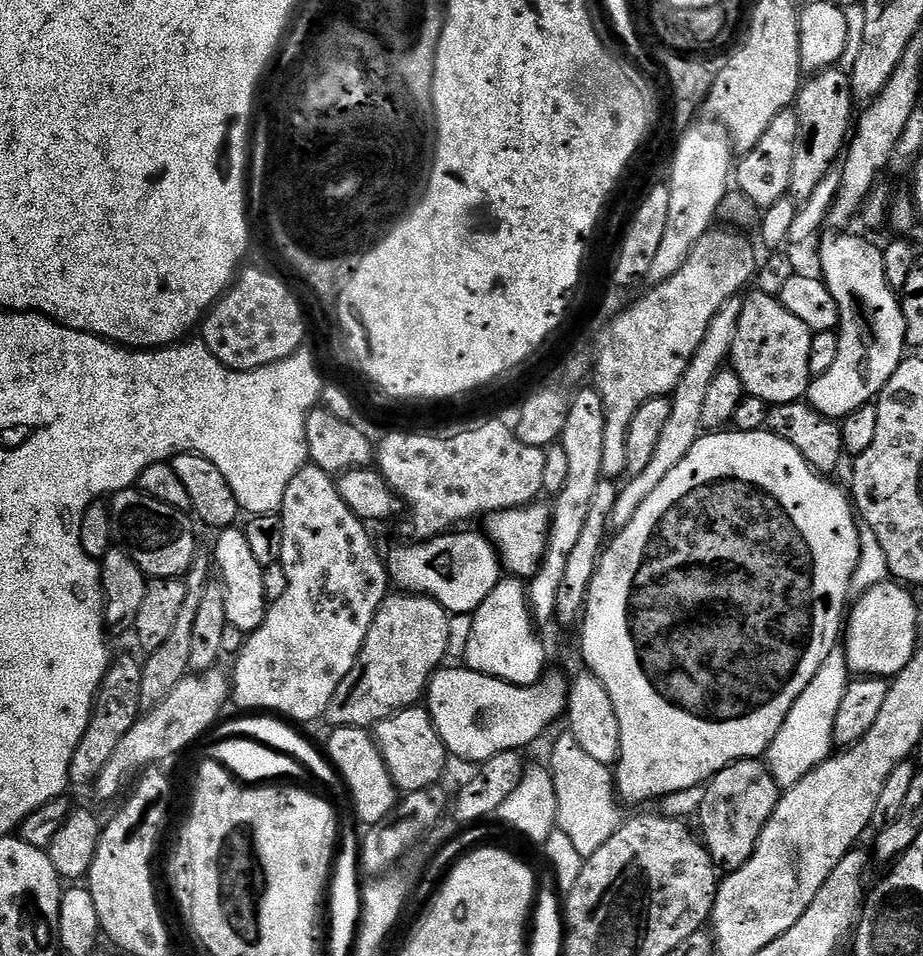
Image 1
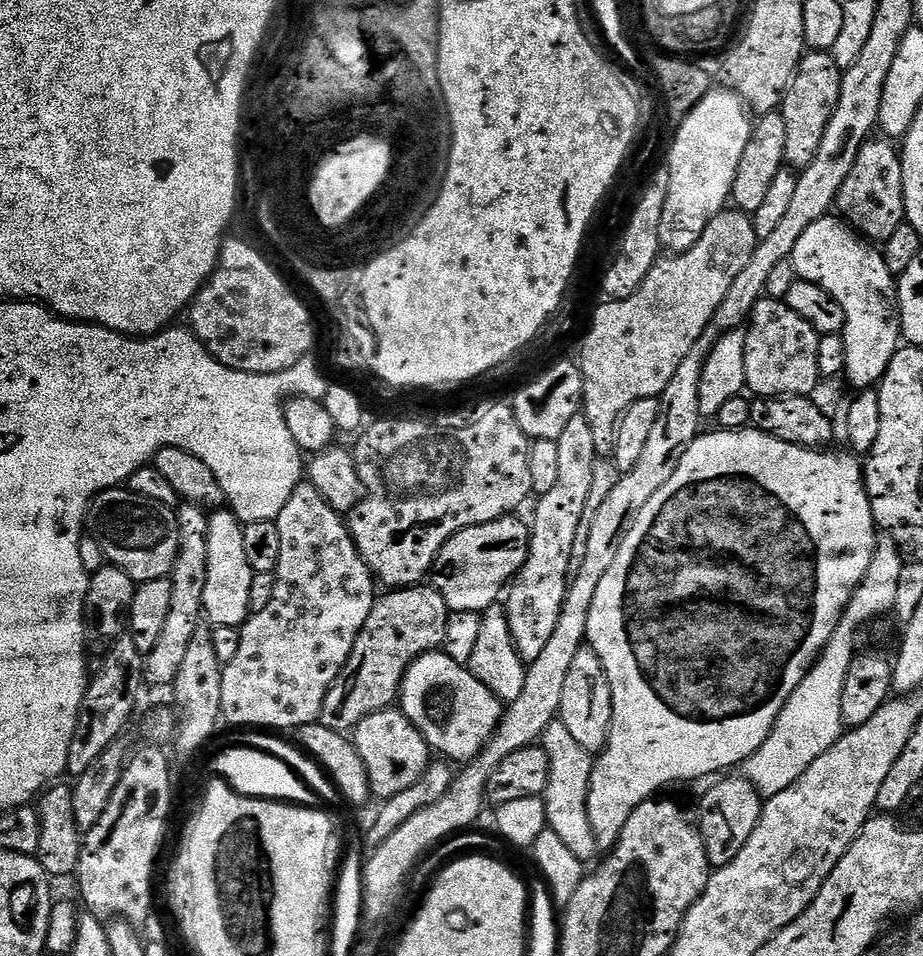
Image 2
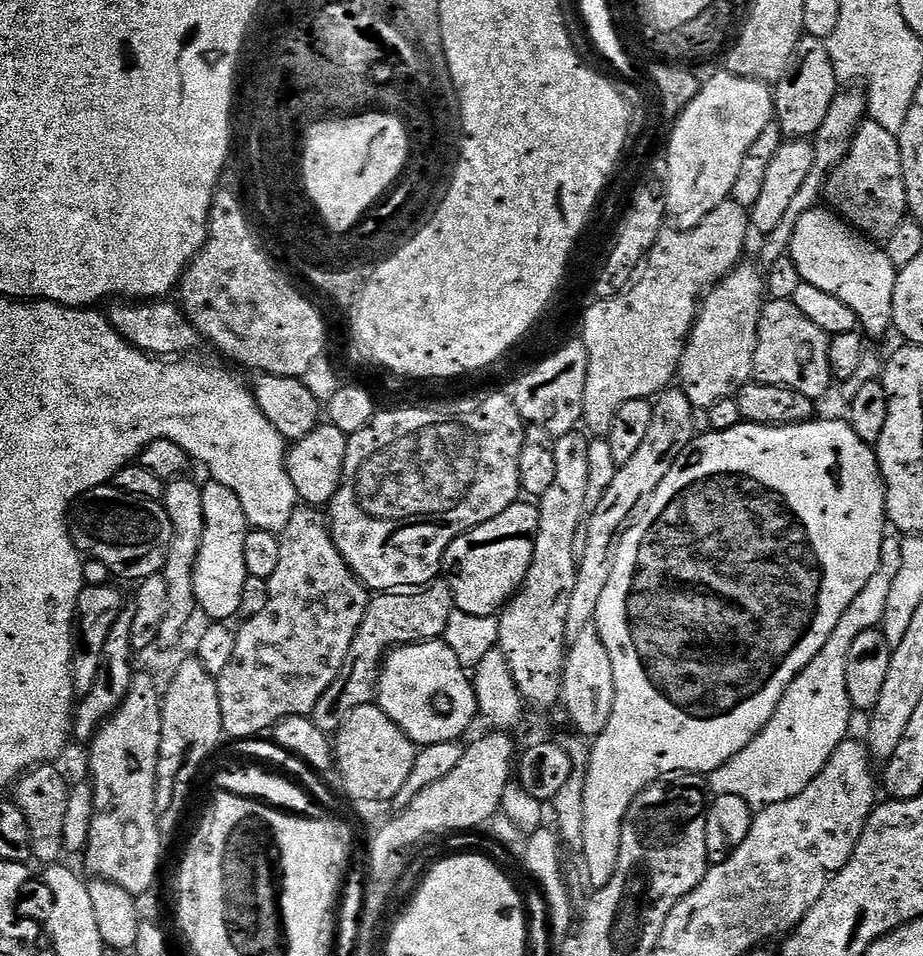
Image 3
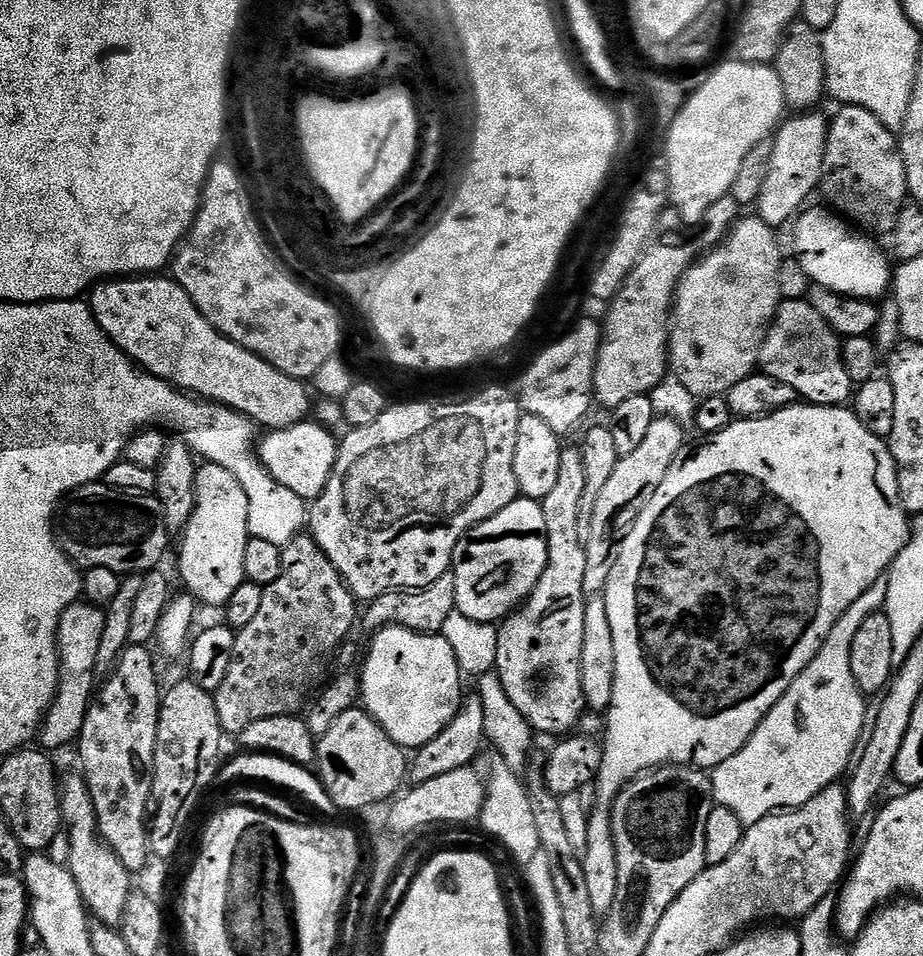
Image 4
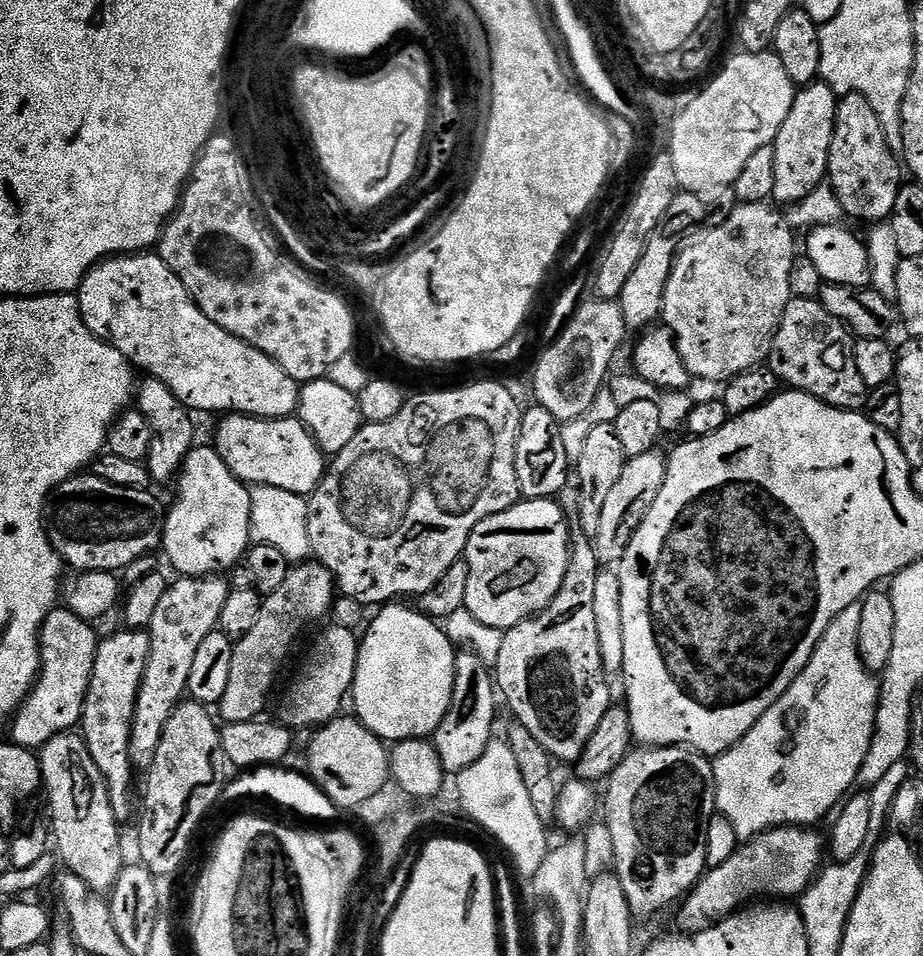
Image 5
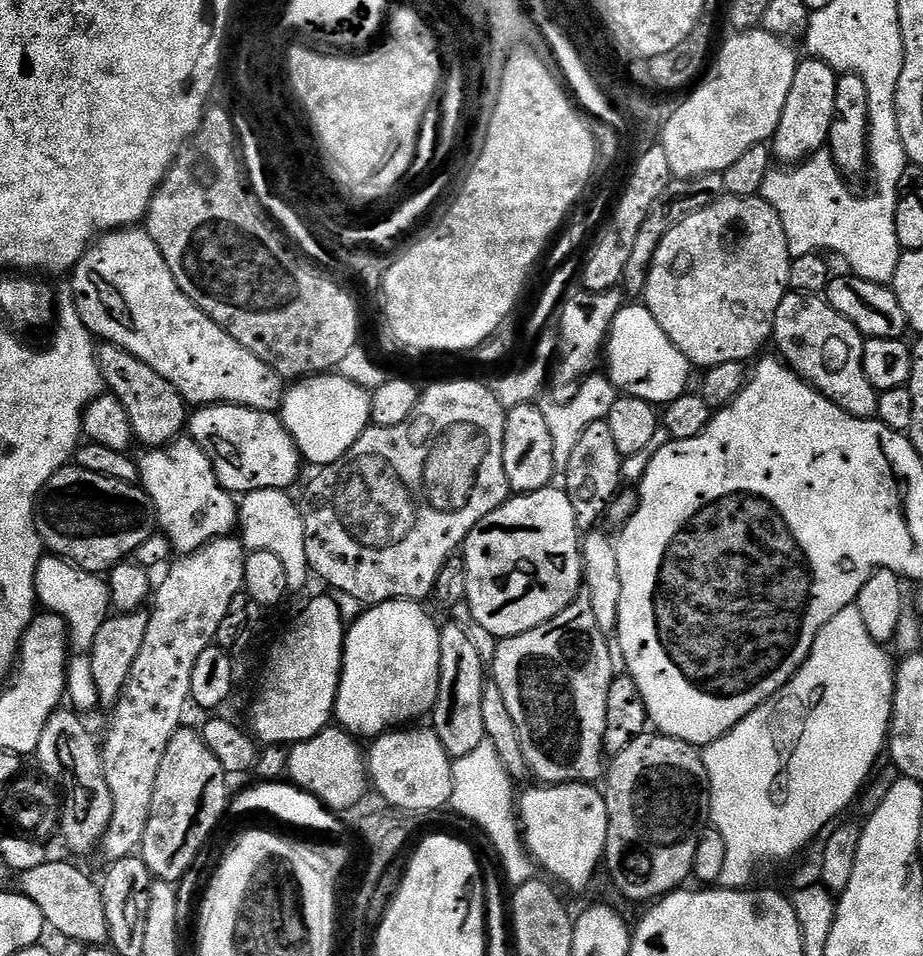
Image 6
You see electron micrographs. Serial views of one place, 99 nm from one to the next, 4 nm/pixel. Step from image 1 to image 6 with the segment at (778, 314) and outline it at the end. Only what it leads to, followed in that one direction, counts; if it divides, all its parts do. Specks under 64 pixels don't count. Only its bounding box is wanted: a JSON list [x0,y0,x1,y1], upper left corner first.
[772,291,878,420]

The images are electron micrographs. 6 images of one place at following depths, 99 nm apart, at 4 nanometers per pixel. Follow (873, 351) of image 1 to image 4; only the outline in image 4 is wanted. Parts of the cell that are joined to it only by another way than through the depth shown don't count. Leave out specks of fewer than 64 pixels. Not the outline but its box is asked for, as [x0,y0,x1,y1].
[794,206,894,302]

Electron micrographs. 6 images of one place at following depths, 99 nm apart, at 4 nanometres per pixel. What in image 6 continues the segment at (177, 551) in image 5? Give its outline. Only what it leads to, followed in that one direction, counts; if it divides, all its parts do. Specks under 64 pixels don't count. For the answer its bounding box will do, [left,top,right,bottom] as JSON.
[139,438,238,554]

